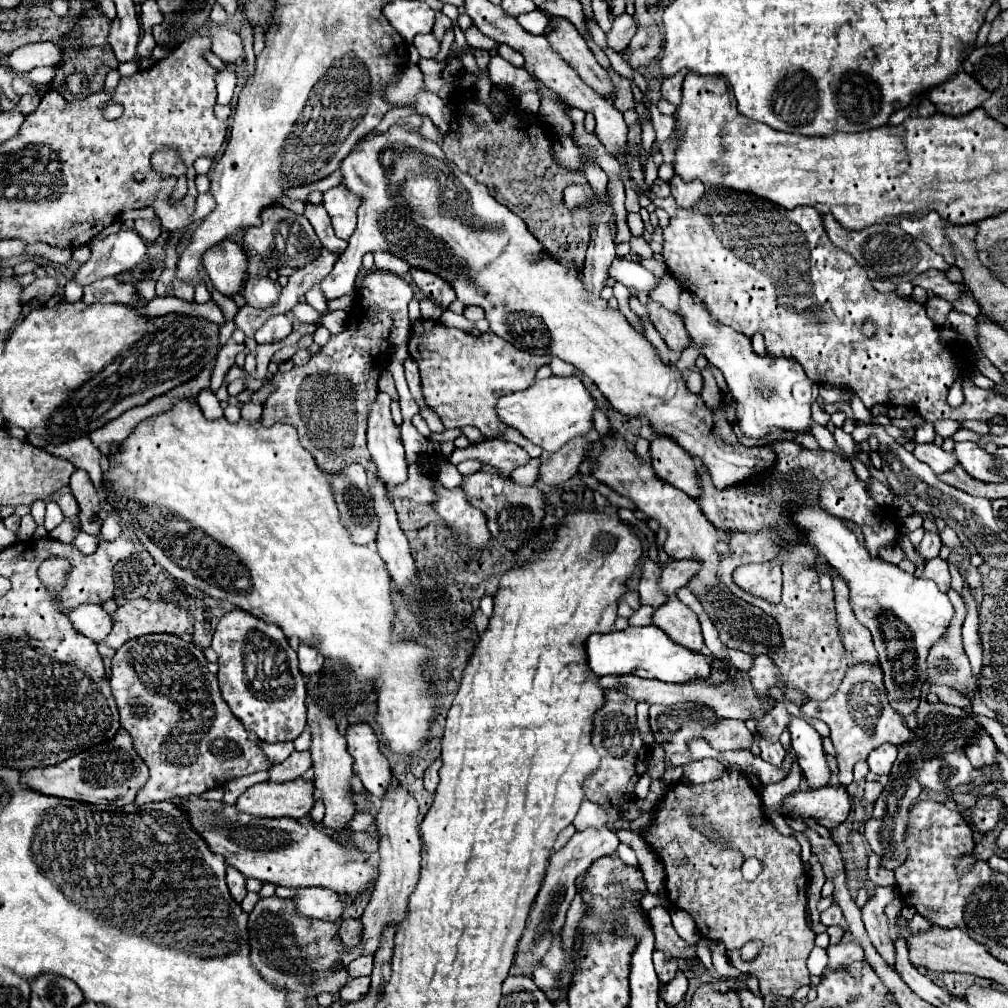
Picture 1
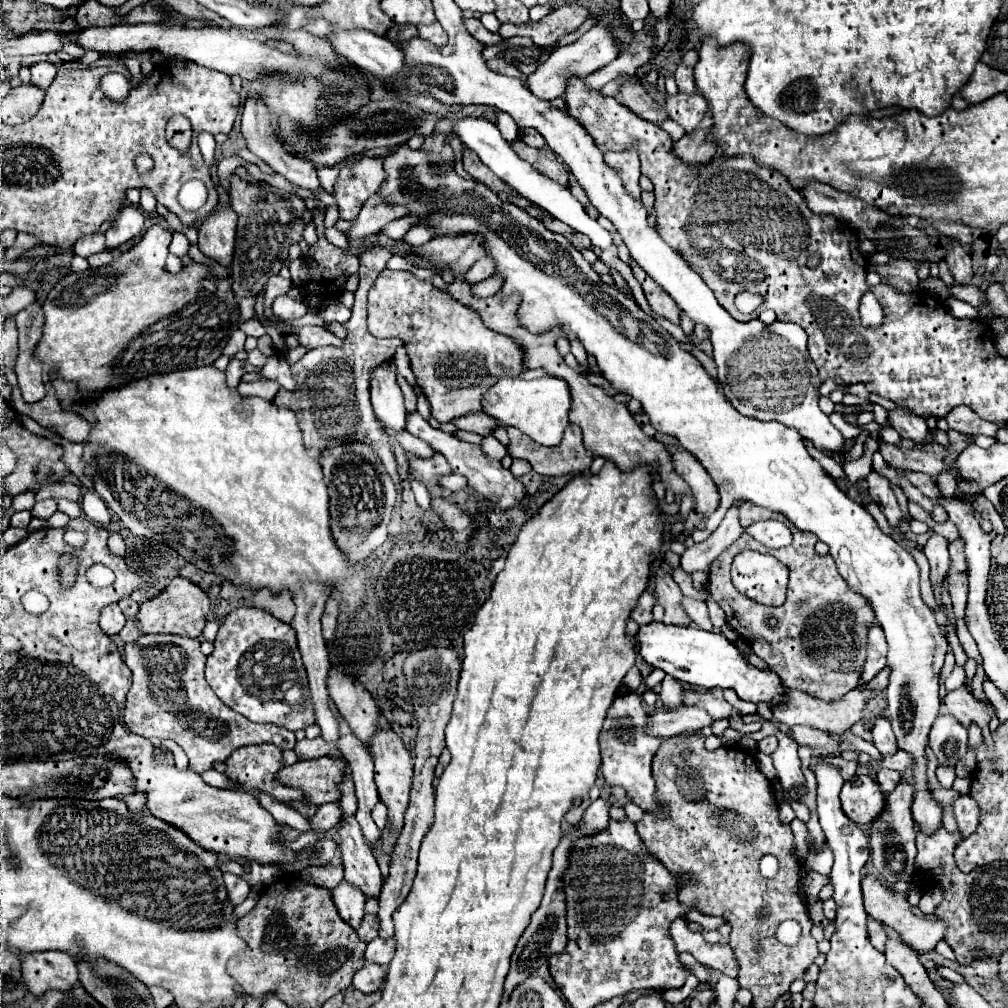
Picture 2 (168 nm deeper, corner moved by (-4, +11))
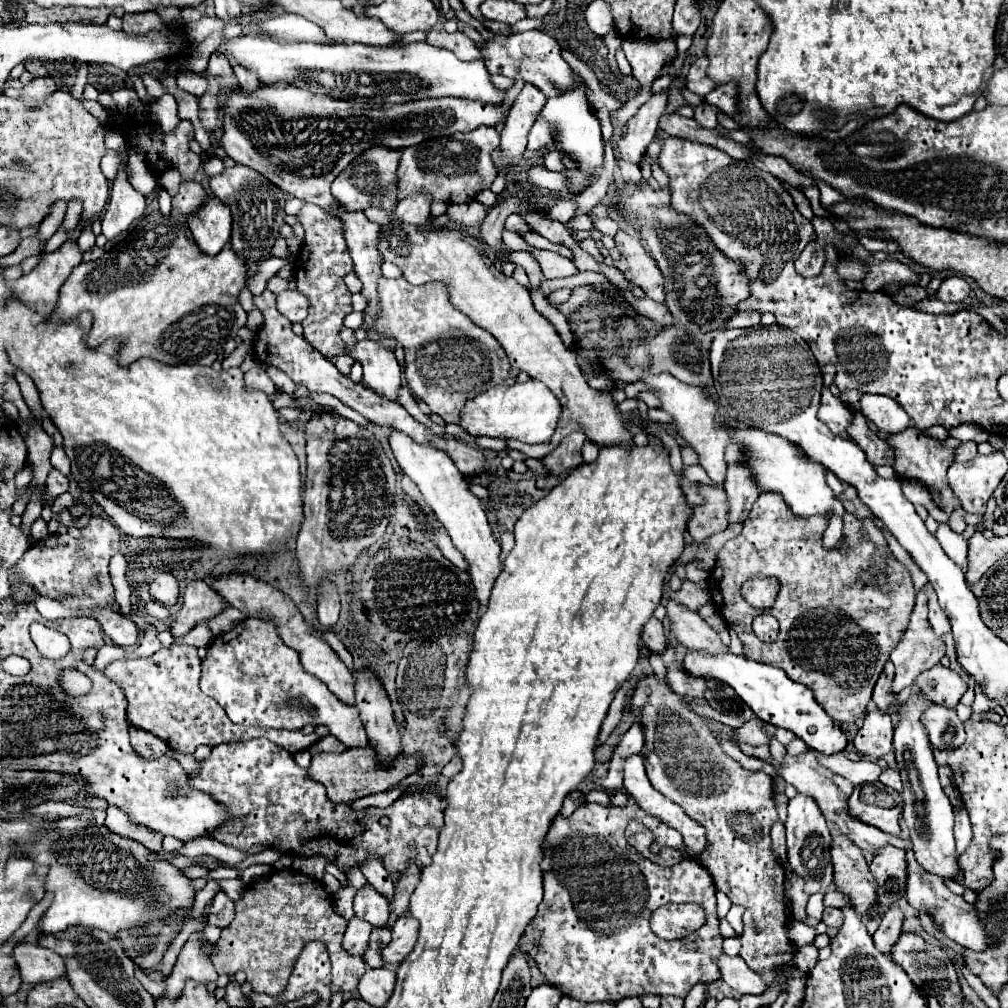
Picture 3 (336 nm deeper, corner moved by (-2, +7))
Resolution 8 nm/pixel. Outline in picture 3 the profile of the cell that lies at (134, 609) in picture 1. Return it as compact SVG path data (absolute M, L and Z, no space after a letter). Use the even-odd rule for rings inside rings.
M204 580L188 582L180 602L182 606L178 614L168 622L168 630L172 632L174 638L186 636L194 626L214 618L226 608L218 592L214 592Z

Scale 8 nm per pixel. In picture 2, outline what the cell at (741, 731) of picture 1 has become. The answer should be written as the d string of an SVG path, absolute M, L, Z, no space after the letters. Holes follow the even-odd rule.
M714 688L710 692L696 692L696 690L682 690L682 702L690 706L704 708L714 720L730 716L732 706L724 700L722 688Z

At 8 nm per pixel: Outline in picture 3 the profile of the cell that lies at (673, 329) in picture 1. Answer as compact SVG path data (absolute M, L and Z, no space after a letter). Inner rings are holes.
M618 230L614 240L616 240L616 248L622 254L622 258L616 262L616 266L622 270L626 280L630 284L640 286L644 290L644 294L648 298L652 298L654 302L664 304L666 292L664 292L662 272L658 270L656 262L646 252L644 244L638 244L638 238L634 238L632 234L626 234L622 230Z

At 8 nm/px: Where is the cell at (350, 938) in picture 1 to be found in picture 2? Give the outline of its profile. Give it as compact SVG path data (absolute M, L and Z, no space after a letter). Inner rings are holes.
M366 914L366 916L364 916L364 924L358 928L358 936L360 936L360 940L370 942L370 940L374 940L374 938L378 936L378 930L380 930L378 916Z

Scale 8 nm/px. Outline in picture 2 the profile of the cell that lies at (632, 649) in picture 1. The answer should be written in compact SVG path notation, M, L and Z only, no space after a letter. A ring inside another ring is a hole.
M652 622L640 628L636 636L642 658L654 666L662 668L666 674L674 676L680 682L700 686L700 688L730 688L738 694L740 700L746 702L766 702L770 706L782 704L786 698L786 688L780 676L772 670L760 670L752 666L742 652L726 640L720 632L706 632L694 626L668 626L662 622Z

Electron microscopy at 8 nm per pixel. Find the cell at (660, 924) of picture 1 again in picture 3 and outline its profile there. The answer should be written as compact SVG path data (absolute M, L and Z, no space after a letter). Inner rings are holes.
M722 952L718 956L718 968L722 980L740 994L760 994L766 988L762 978L756 972L750 972L750 968L740 956L728 956Z

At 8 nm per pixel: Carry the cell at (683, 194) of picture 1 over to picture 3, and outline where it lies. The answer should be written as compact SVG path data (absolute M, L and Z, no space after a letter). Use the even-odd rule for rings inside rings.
M700 104L696 110L694 110L694 120L702 126L702 128L710 128L714 130L716 128L716 106L710 106L710 104Z

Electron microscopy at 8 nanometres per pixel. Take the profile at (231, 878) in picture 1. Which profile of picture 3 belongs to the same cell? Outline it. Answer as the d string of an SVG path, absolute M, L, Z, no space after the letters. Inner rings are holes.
M218 892L208 910L208 924L226 928L232 922L232 918L234 918L234 902L224 892Z

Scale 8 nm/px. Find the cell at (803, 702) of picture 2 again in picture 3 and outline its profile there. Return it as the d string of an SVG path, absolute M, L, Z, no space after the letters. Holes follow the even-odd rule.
M920 590L916 594L916 604L914 604L914 610L912 610L912 616L910 616L910 624L906 628L906 632L902 634L902 640L896 644L894 652L890 654L890 660L894 662L894 668L896 668L896 676L892 680L892 694L896 696L898 692L902 692L904 688L912 686L912 682L916 680L916 676L932 666L936 666L940 662L940 658L944 656L944 640L942 638L936 638L936 634L932 632L930 624L928 624L928 608L926 608L926 594L924 590Z

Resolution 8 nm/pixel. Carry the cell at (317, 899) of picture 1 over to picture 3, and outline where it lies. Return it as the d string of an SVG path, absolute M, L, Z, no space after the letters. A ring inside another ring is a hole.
M354 916L348 920L348 926L346 926L346 932L344 932L344 950L348 950L350 954L358 954L362 956L364 950L366 950L366 944L368 944L368 936L370 936L370 930L372 926L366 924L366 920Z

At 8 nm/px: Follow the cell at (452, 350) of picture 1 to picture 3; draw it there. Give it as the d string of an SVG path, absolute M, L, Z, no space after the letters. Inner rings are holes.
M382 276L378 280L378 298L380 298L380 314L374 320L374 332L382 338L392 338L398 344L402 344L406 356L404 376L410 390L420 400L424 400L432 412L442 416L444 422L458 424L466 400L470 400L470 396L486 392L490 388L490 382L514 382L516 372L510 368L504 348L490 332L478 328L470 318L466 318L450 304L446 284L432 282L424 286L412 286L404 278L388 280Z

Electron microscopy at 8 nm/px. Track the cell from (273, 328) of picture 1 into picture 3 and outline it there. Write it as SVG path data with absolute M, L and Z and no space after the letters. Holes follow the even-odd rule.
M284 290L278 294L278 310L292 322L302 322L308 314L308 300L296 290Z

